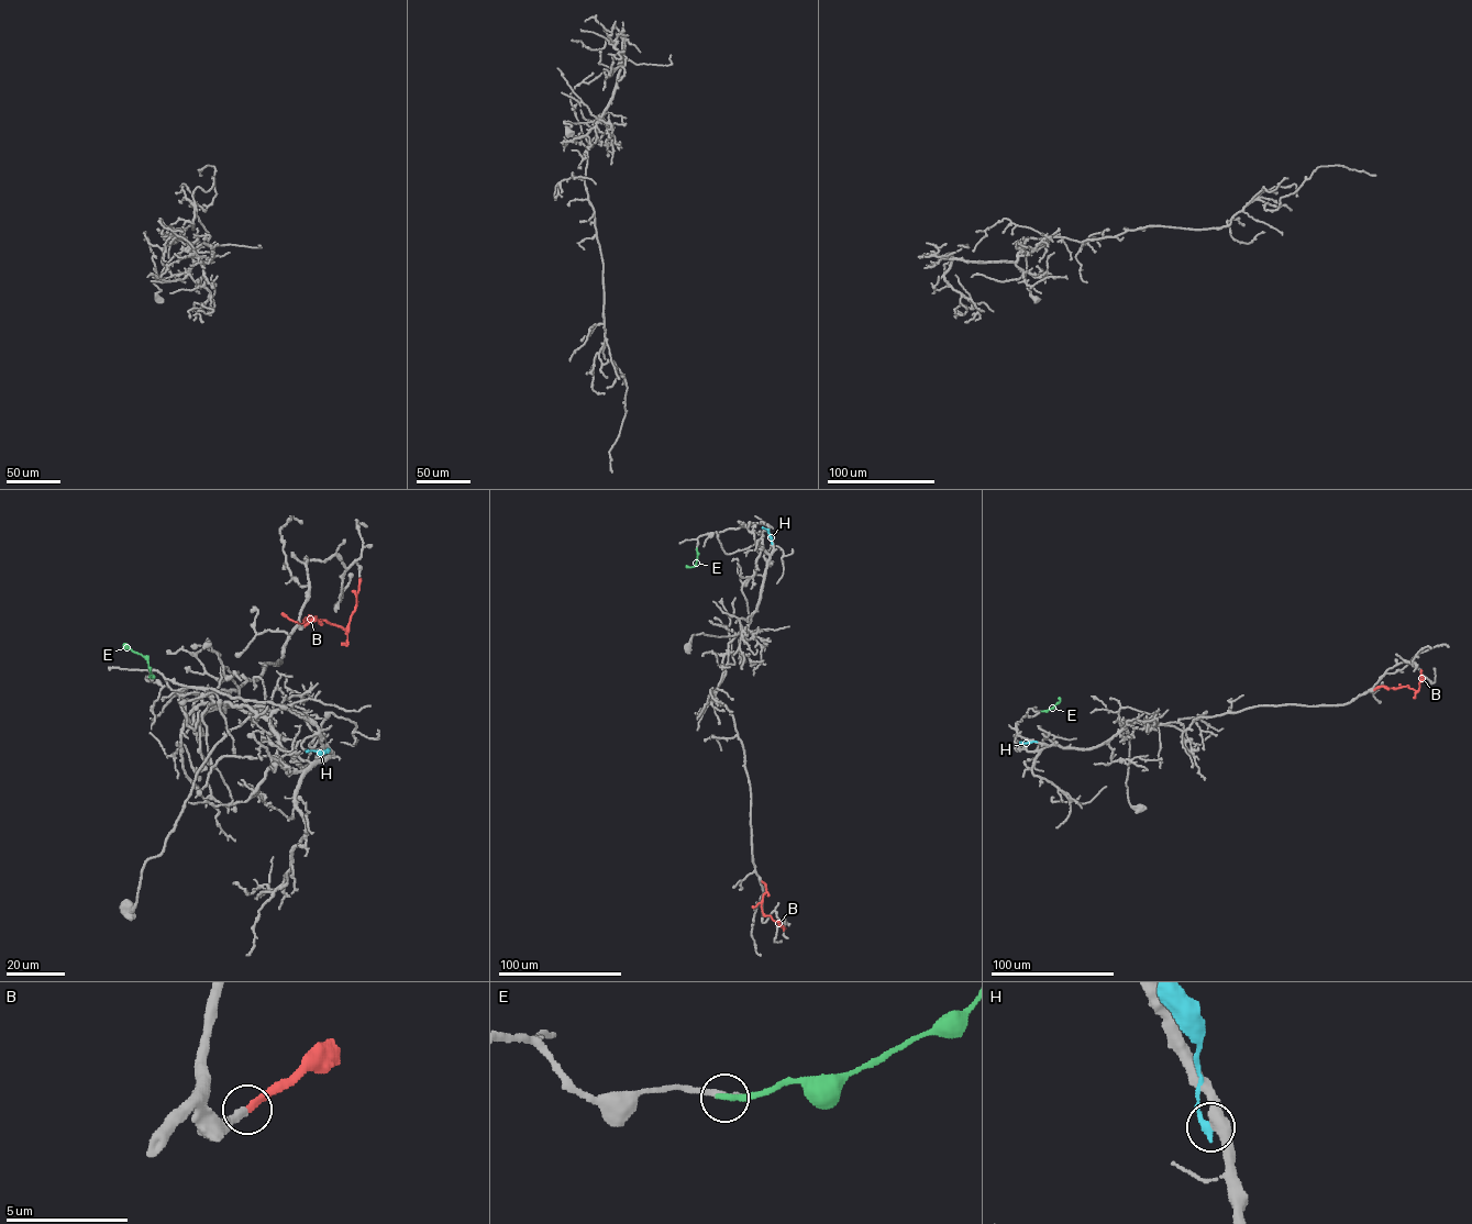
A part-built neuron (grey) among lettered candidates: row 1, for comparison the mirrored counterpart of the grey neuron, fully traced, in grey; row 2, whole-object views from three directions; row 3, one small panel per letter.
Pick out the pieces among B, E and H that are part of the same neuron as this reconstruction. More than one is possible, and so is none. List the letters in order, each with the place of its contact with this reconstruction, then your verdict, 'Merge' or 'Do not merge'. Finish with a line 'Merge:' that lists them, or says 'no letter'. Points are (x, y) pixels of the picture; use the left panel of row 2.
B: Touches grey at (305, 626). Merge
E: Touches grey at (148, 677). Do not merge
H: Touches grey at (330, 749). Do not merge
Merge: B

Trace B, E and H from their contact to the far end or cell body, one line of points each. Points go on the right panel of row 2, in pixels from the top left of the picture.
B: (1374, 690), (1382, 686), (1408, 686), (1417, 691), (1424, 678), (1421, 669)
E: (1041, 711), (1052, 708), (1059, 698)
H: (1036, 742), (1020, 743)

